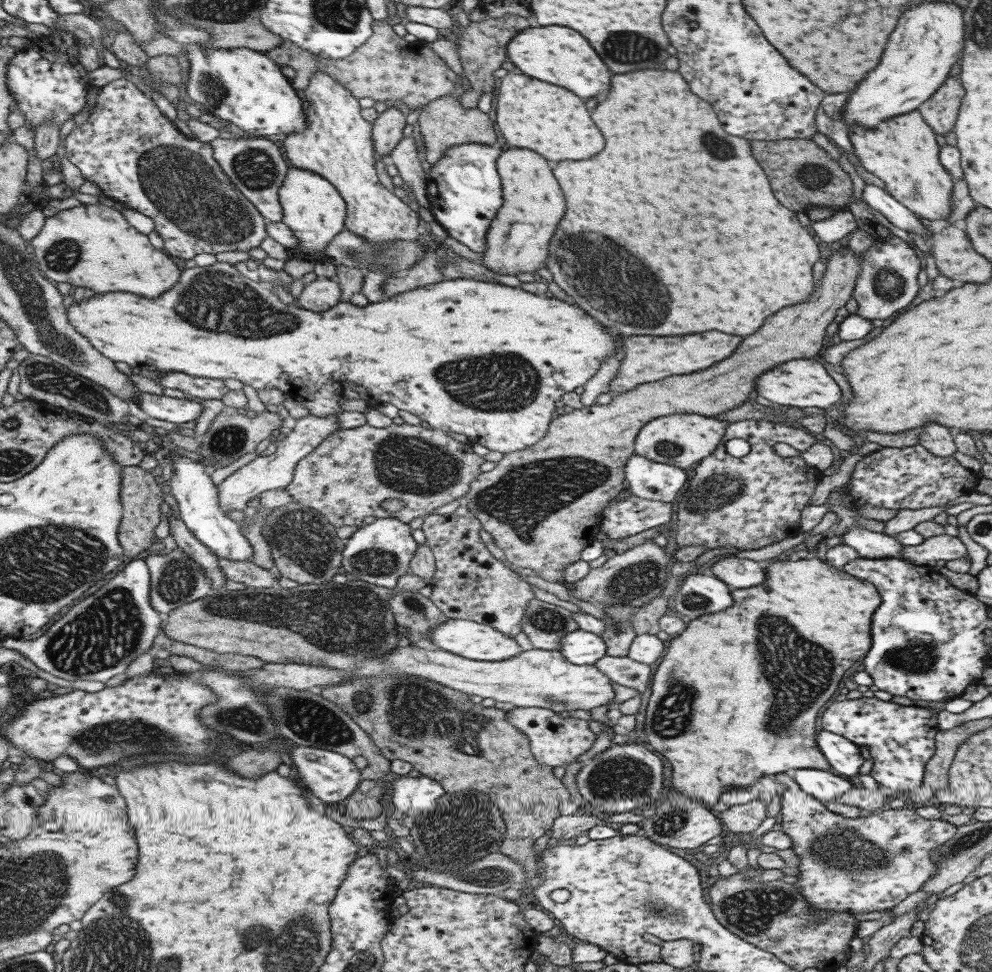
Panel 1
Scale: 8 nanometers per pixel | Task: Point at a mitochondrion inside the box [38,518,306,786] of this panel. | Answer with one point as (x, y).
(107, 629)

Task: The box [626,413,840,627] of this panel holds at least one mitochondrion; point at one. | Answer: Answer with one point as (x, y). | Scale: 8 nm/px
(717, 491)

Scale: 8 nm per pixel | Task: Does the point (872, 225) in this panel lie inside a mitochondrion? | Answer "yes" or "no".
no

